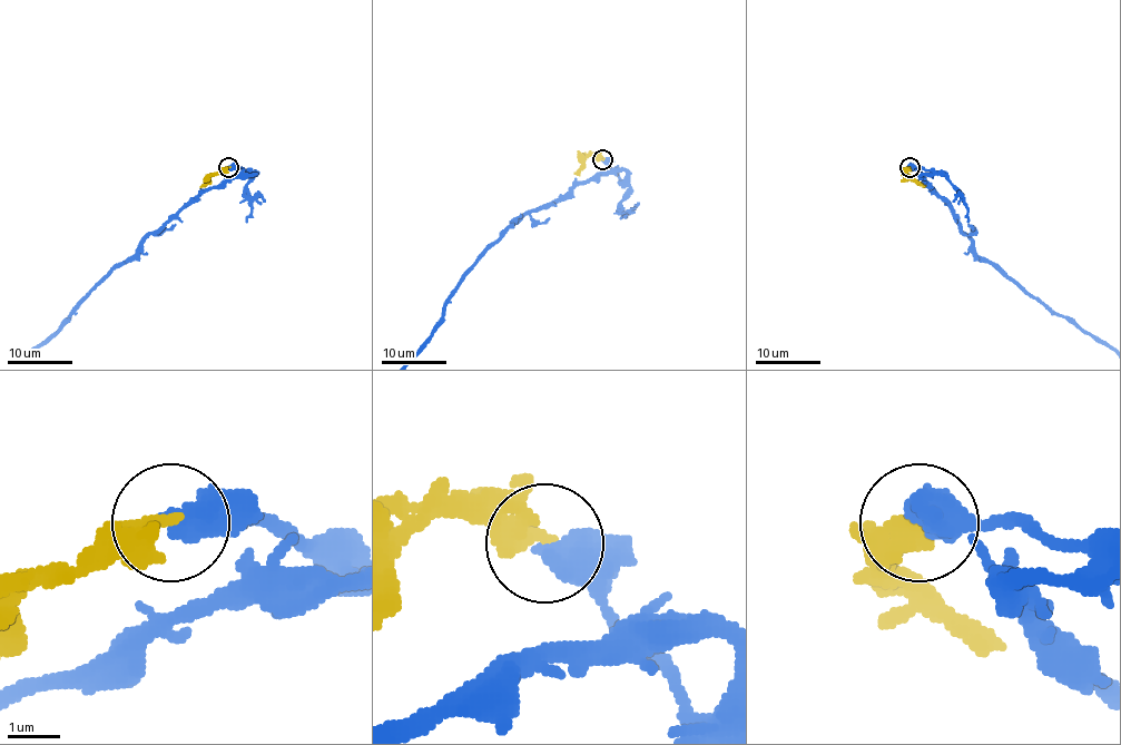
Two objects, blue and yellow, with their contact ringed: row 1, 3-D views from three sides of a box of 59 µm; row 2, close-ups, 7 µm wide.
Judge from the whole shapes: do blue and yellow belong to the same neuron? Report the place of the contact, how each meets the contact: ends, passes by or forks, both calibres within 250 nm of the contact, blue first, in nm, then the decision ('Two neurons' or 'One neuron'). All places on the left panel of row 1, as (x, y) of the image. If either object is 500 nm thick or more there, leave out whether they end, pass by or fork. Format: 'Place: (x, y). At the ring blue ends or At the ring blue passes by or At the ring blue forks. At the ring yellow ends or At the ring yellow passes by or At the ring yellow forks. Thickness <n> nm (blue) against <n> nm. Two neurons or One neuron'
Place: (228, 167). Thickness 550 nm (blue) against 460 nm. One neuron

